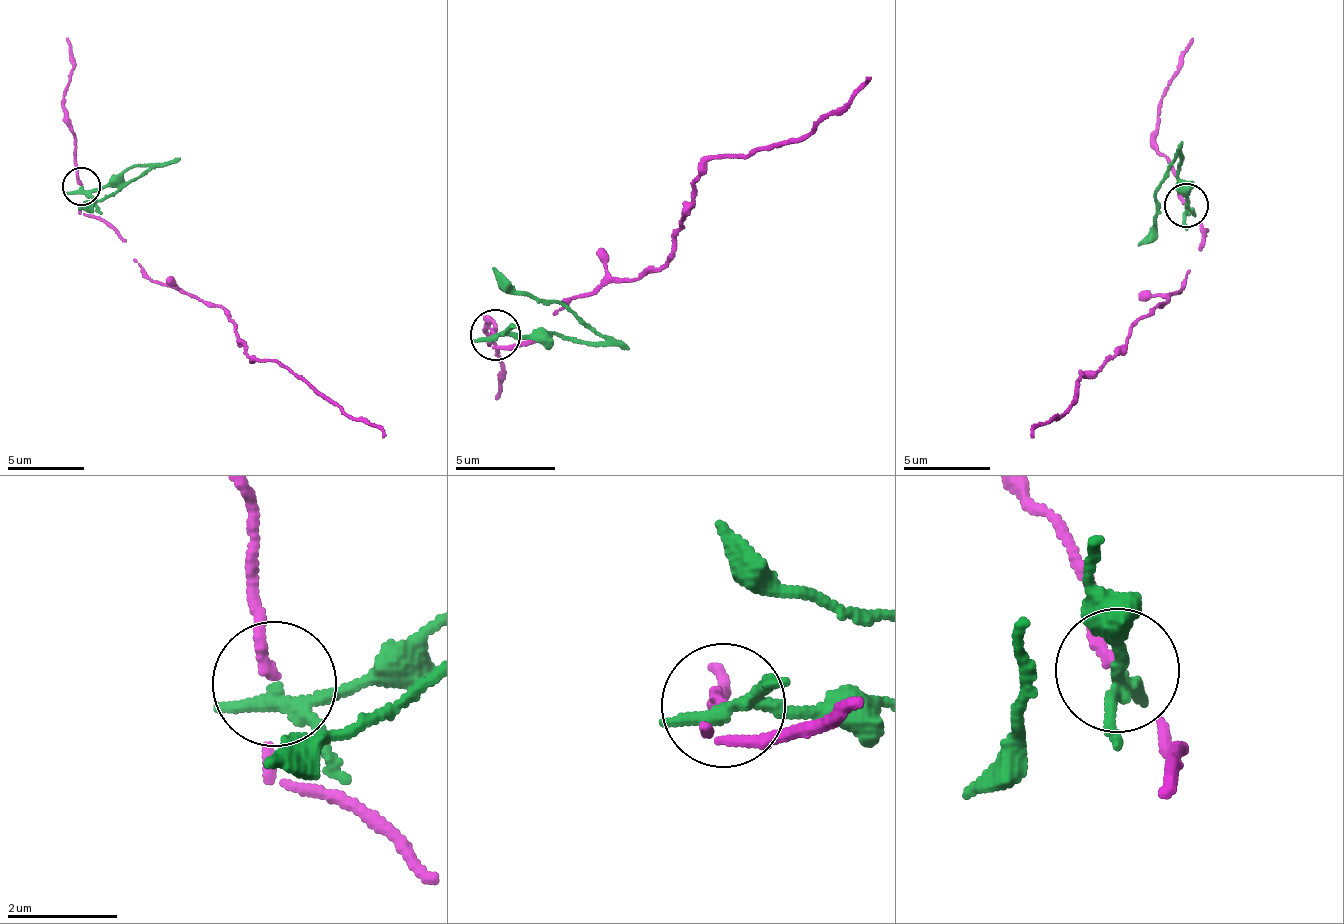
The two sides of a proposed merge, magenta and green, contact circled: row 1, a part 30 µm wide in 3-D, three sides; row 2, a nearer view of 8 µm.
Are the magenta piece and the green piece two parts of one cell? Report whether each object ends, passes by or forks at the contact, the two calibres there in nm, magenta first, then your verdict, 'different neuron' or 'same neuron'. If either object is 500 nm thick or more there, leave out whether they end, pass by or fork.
magenta passes by | green passes by | 120/240 nm | different neuron

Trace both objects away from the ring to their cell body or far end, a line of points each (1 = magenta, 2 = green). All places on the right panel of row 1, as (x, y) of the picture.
1: (1185, 204), (1207, 228), (1187, 284), (1132, 325), (1123, 350), (1081, 375), (1082, 372), (1072, 408), (1032, 435)
2: (1185, 204), (1176, 157), (1153, 193), (1153, 224), (1137, 246)

